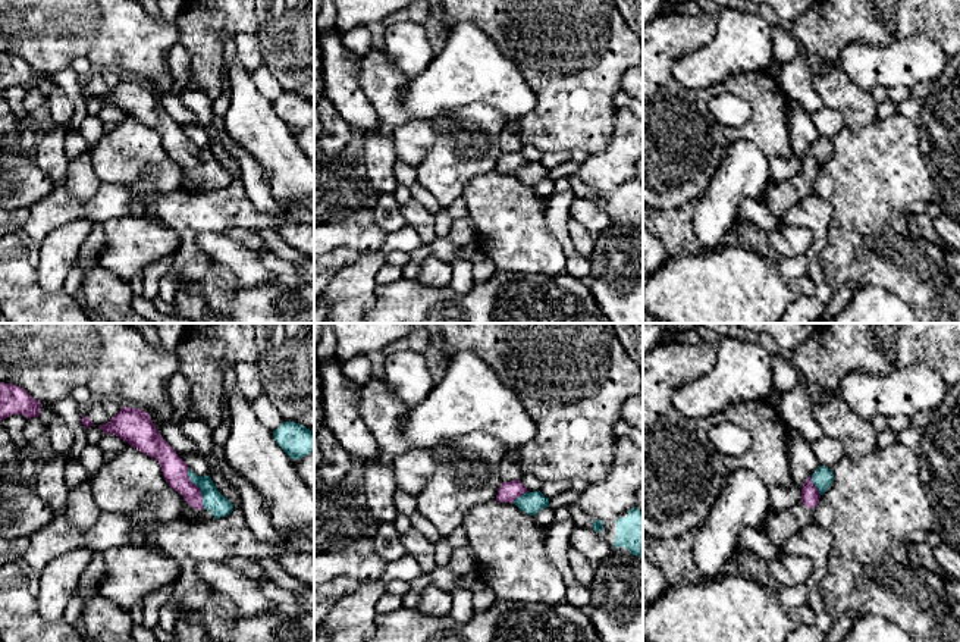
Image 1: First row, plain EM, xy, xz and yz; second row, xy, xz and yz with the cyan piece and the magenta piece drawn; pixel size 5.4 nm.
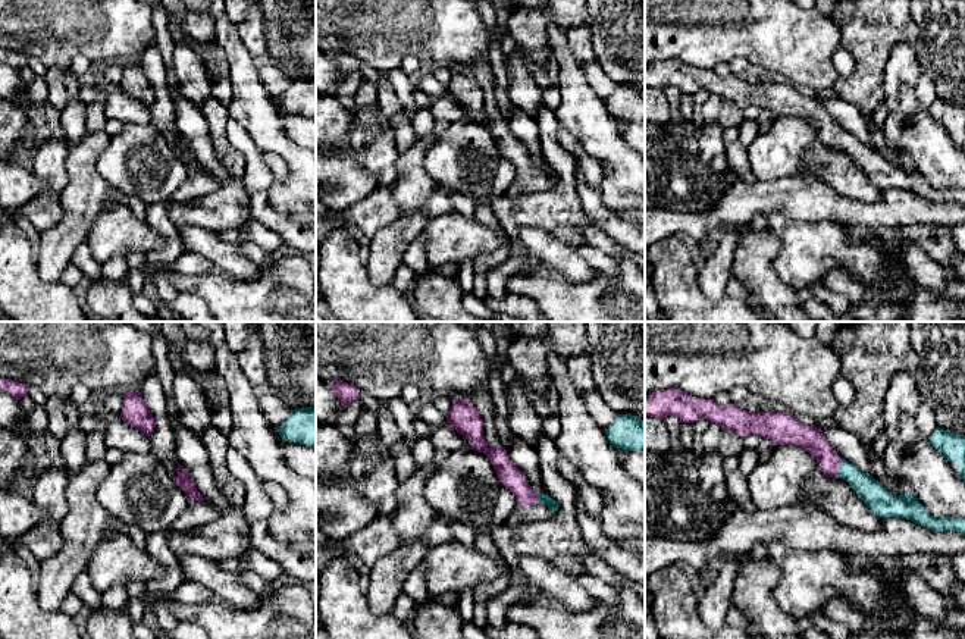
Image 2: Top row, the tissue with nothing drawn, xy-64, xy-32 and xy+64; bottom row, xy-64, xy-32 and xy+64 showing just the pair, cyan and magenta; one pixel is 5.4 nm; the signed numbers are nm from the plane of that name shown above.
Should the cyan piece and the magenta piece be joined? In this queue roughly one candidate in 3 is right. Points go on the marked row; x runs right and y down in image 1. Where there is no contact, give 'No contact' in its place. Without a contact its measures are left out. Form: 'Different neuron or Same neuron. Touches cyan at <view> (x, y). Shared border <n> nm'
Same neuron. Touches cyan at xy (198, 487). Shared border 240 nm

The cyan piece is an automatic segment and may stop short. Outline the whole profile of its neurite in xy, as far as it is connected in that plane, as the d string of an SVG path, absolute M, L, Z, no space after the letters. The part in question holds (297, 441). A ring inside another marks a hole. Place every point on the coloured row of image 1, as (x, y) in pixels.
M283 422L273 432L273 438L292 460L302 458L314 450L314 432L295 422Z

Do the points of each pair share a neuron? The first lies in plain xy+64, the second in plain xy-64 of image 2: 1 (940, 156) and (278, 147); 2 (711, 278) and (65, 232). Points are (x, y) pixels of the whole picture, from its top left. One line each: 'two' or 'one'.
1: one
2: one

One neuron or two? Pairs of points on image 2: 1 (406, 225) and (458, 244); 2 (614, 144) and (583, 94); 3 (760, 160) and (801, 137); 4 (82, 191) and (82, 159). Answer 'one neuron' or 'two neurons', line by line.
1: two neurons
2: one neuron
3: one neuron
4: one neuron

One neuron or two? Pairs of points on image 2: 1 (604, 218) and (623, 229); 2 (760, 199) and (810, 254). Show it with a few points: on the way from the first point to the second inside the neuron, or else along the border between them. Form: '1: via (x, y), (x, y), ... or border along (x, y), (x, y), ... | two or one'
1: via (608, 221), (619, 229) | one
2: border along (795, 219), (830, 221) | two

